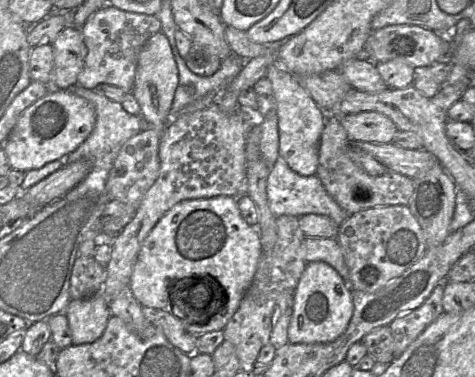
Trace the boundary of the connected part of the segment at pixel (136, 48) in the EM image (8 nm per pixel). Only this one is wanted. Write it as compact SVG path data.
M107 4L90 16L80 30L87 54L77 84L91 90L99 84L110 84L129 92L134 84L139 53L147 39L161 31L161 22L156 15L128 12Z

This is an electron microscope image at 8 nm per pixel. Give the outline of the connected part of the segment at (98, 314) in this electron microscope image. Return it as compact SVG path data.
M97 293L87 298L70 300L65 315L74 345L93 343L104 333L111 311L108 300Z

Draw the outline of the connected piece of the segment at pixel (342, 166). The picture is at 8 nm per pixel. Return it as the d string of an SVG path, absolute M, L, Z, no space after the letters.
M326 115L320 138L315 174L326 192L348 215L376 207L408 205L414 191L413 180L391 170L386 170L380 175L371 175L352 161L346 154L350 139L338 118L336 115Z

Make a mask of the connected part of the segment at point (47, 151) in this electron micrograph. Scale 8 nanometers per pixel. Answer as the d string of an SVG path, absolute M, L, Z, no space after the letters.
M68 89L51 90L18 118L4 150L11 169L27 172L38 169L75 151L92 132L96 122L93 106Z

